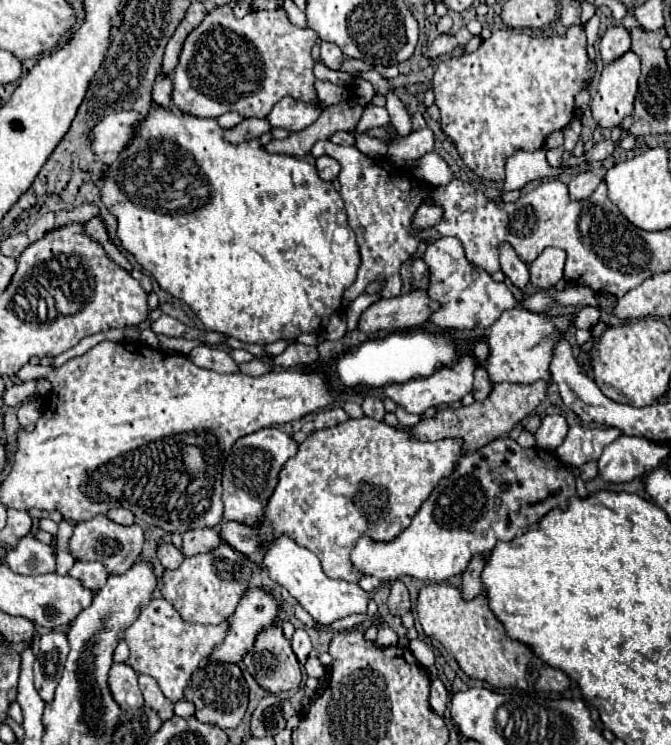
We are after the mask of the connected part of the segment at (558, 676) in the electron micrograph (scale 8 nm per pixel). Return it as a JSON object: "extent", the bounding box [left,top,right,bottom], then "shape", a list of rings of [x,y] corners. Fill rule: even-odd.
{"extent":[416,583,570,693],"shape":[[[432,583],[422,587],[418,595],[416,611],[424,633],[440,641],[470,679],[486,681],[498,689],[518,687],[518,689],[538,689],[538,691],[554,691],[554,693],[562,693],[570,685],[570,679],[566,677],[564,671],[540,663],[540,659],[532,653],[530,647],[526,647],[520,641],[512,641],[504,633],[504,627],[488,609],[486,595],[474,597],[472,601],[464,601],[460,589]]]}

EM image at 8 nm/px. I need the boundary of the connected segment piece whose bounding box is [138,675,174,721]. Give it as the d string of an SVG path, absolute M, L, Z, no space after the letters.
M138 675L138 683L140 683L140 689L144 693L144 705L150 707L152 711L156 711L162 721L172 719L174 703L164 697L164 693L156 685L156 681L152 677L148 677L148 675Z

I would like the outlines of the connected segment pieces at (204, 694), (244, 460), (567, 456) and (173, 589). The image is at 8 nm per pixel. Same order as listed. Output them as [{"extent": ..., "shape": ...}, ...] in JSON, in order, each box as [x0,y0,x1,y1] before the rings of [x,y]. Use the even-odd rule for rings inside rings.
[{"extent":[184,663,248,729],"shape":[[[212,663],[212,665],[200,667],[198,671],[194,671],[186,687],[184,699],[196,705],[196,719],[200,719],[202,723],[218,725],[222,729],[232,729],[232,727],[238,727],[238,723],[242,721],[248,709],[248,685],[238,665]]]},{"extent":[222,427,298,525],"shape":[[[264,427],[256,433],[238,439],[232,447],[228,463],[224,463],[224,477],[222,477],[224,519],[240,521],[246,525],[258,523],[268,503],[268,497],[274,493],[282,465],[296,453],[298,453],[296,441],[276,427]]]},{"extent":[556,425,622,467],"shape":[[[572,425],[564,443],[556,449],[556,453],[564,463],[582,467],[590,460],[597,461],[604,447],[612,443],[618,435],[622,433],[612,427],[589,429],[582,425]]]},{"extent":[160,543,252,625],"shape":[[[222,543],[208,553],[184,557],[182,565],[174,571],[164,571],[160,591],[162,597],[174,605],[174,609],[180,613],[184,621],[218,625],[234,613],[240,597],[250,585],[250,577],[252,577],[250,563],[230,545]]]}]

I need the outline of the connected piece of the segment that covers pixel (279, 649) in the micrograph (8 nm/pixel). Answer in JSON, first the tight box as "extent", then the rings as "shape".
{"extent":[244,625,302,693],"shape":[[[278,625],[258,635],[254,649],[244,657],[244,665],[256,683],[270,693],[294,689],[302,679],[300,663]]]}

